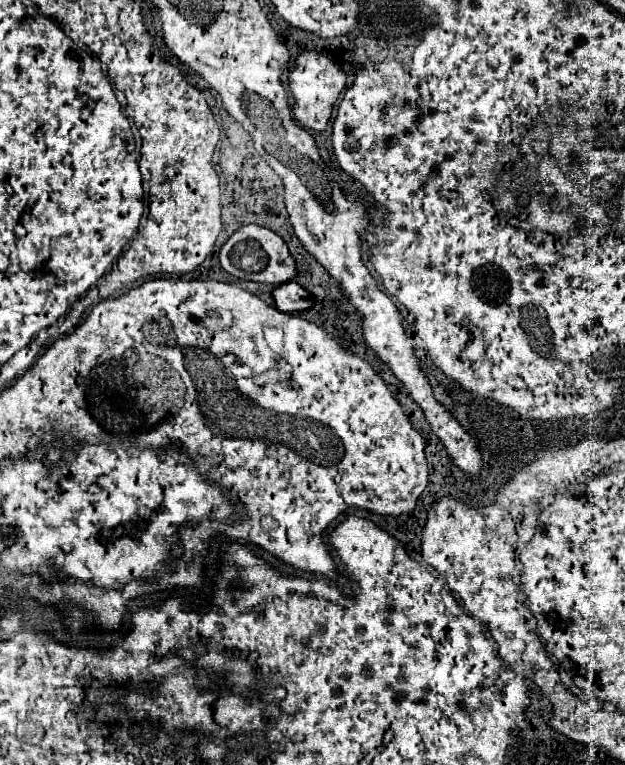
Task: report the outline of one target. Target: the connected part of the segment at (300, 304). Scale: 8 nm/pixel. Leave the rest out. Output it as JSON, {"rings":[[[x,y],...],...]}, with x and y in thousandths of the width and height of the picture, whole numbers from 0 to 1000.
{"rings":[[[461,367],[461,370],[445,373],[438,378],[438,393],[442,393],[442,401],[458,409],[490,407],[502,399],[499,386],[490,378],[483,378],[474,367]]]}

